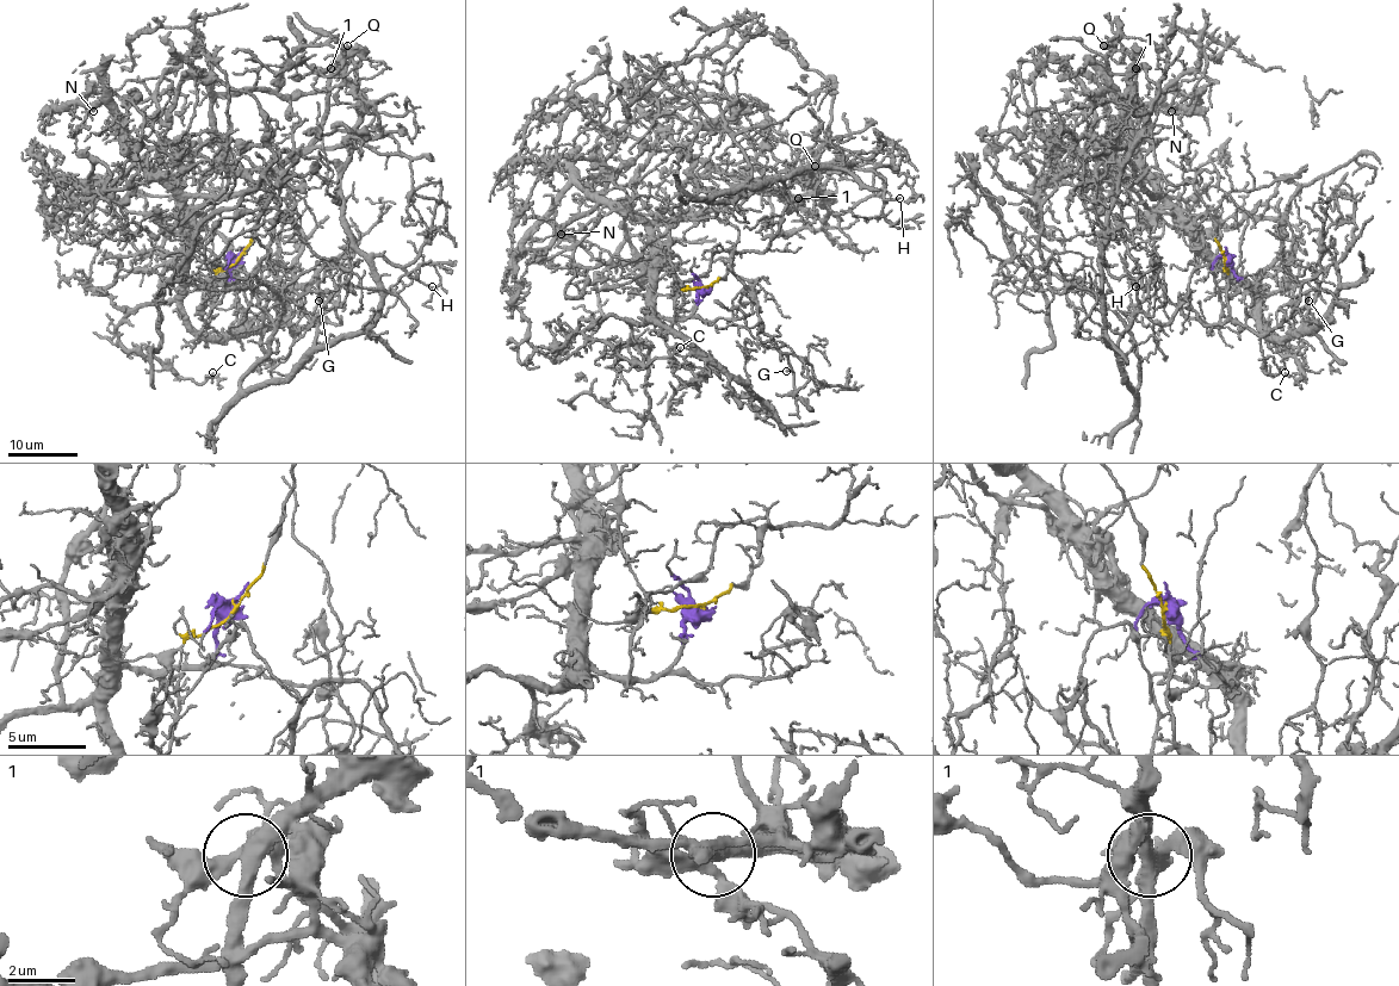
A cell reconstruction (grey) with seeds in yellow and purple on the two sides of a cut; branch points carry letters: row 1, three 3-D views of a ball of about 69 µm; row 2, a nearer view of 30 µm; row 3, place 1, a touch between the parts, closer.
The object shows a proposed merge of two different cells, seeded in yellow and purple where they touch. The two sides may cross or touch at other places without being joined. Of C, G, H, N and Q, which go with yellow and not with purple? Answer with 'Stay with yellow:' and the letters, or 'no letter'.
Stay with yellow: G, H

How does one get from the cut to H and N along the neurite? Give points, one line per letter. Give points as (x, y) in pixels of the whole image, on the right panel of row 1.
H: (1226, 259), (1192, 183), (1151, 167), (1121, 209), (1140, 281), (1116, 346), (1102, 255), (1136, 287)
N: (1226, 259), (1257, 285), (1235, 277), (1156, 190), (1120, 105), (1150, 105), (1167, 91), (1175, 93), (1172, 112)

